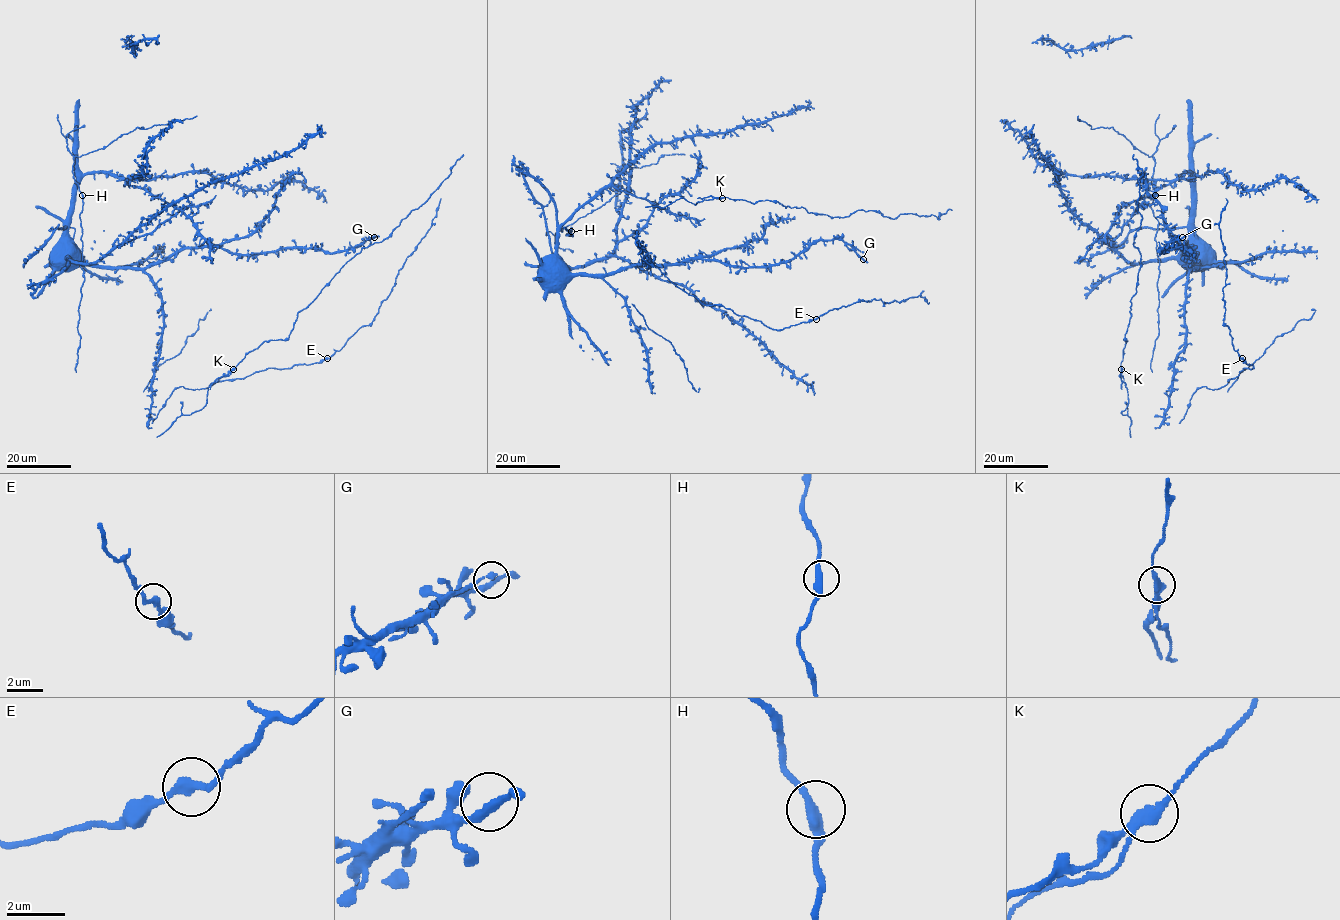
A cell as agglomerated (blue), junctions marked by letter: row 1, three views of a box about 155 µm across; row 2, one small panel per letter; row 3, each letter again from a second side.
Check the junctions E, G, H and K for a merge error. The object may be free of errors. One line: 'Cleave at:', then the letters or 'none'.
Cleave at: K

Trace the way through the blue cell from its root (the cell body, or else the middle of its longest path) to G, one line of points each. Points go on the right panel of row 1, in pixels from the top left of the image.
G: (1189, 256), (1197, 267), (1189, 266), (1189, 250), (1182, 247), (1190, 254), (1188, 248), (1163, 251), (1182, 237)

